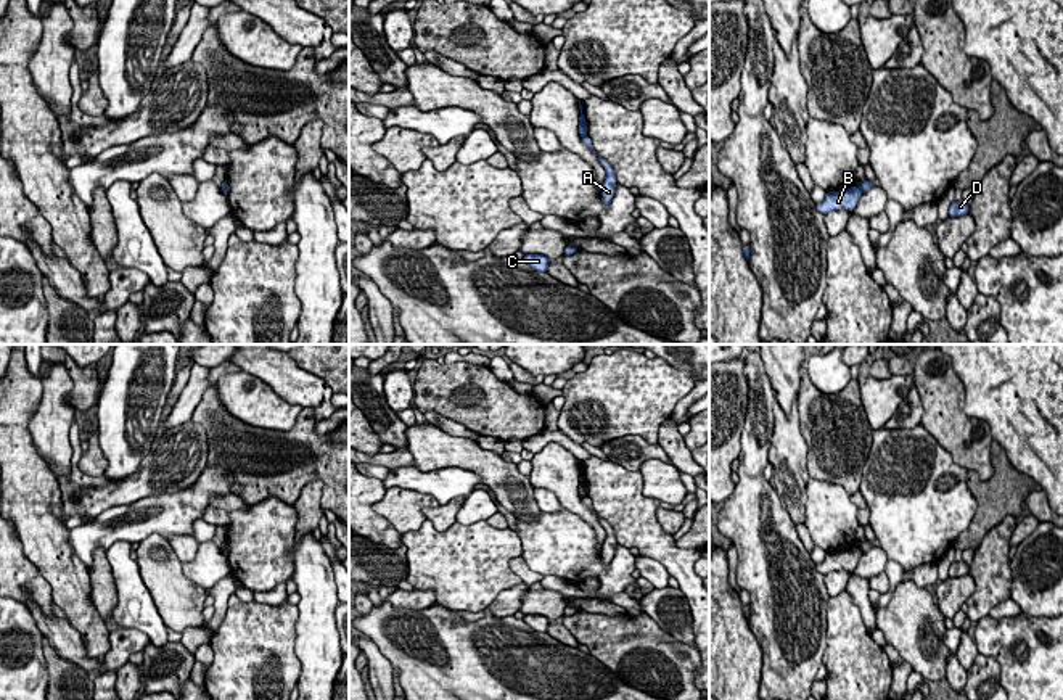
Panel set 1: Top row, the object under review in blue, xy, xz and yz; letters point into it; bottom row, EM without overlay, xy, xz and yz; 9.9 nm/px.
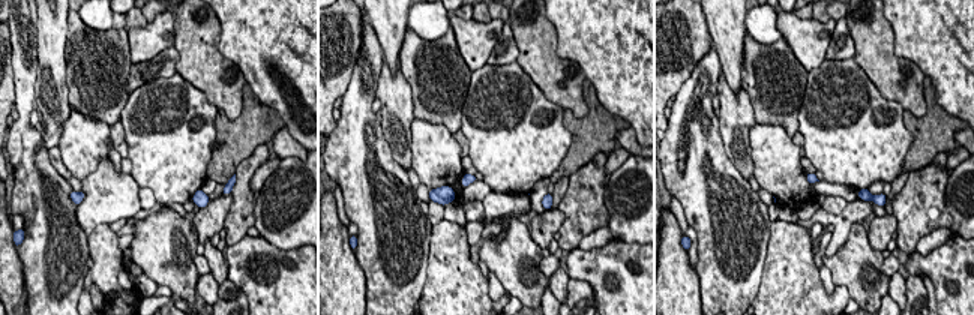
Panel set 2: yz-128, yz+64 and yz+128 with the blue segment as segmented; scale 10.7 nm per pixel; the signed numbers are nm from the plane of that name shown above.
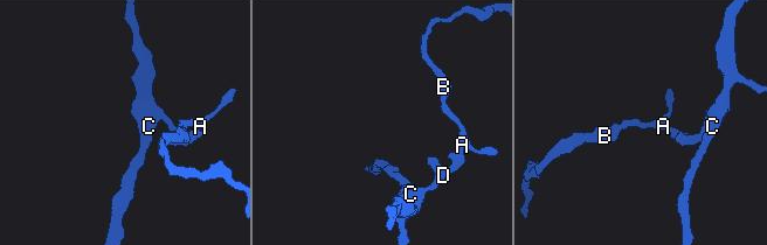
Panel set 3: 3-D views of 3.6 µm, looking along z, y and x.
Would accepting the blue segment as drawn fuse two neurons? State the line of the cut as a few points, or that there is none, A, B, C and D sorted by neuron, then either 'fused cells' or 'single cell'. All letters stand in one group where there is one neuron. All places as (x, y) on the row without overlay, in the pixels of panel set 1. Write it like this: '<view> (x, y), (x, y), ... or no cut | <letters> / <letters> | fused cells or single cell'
xz (586, 494), (582, 498) | A C D / B | fused cells

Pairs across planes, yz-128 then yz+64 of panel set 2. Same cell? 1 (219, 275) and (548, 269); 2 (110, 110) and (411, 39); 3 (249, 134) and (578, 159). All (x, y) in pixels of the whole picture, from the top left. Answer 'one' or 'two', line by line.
1: two
2: one
3: one

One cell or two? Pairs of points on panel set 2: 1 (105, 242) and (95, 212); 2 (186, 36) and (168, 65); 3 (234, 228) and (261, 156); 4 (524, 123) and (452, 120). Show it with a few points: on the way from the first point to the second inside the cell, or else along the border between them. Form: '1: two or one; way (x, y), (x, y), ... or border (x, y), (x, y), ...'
1: two; border (108, 224), (99, 224), (87, 239)
2: two; border (174, 45), (179, 54), (176, 71)
3: one; way (242, 210), (243, 173)
4: two; border (470, 86), (462, 107), (459, 129)

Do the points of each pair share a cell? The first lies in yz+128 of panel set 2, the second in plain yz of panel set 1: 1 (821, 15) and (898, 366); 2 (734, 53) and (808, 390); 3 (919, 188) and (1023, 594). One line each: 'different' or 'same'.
1: different
2: different
3: different

